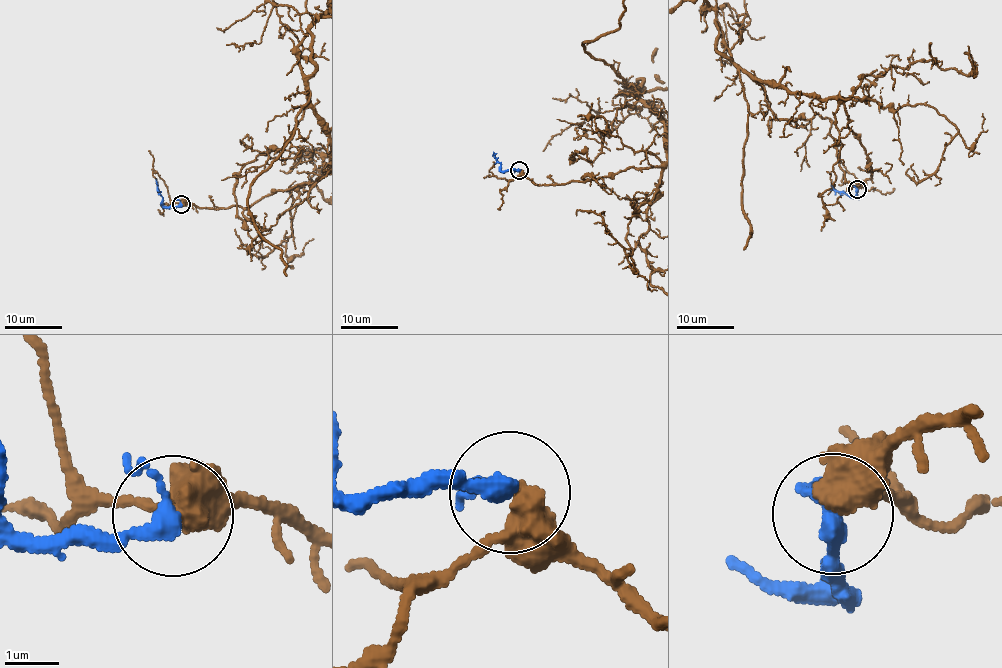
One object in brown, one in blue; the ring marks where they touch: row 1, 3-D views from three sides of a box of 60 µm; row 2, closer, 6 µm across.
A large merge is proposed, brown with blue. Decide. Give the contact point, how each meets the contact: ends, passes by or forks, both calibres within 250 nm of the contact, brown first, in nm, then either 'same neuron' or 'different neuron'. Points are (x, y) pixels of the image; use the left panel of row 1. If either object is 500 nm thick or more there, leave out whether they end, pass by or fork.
place (181, 204); brown passes by; blue passes by; calibres 440 and 260 nm; different neuron

